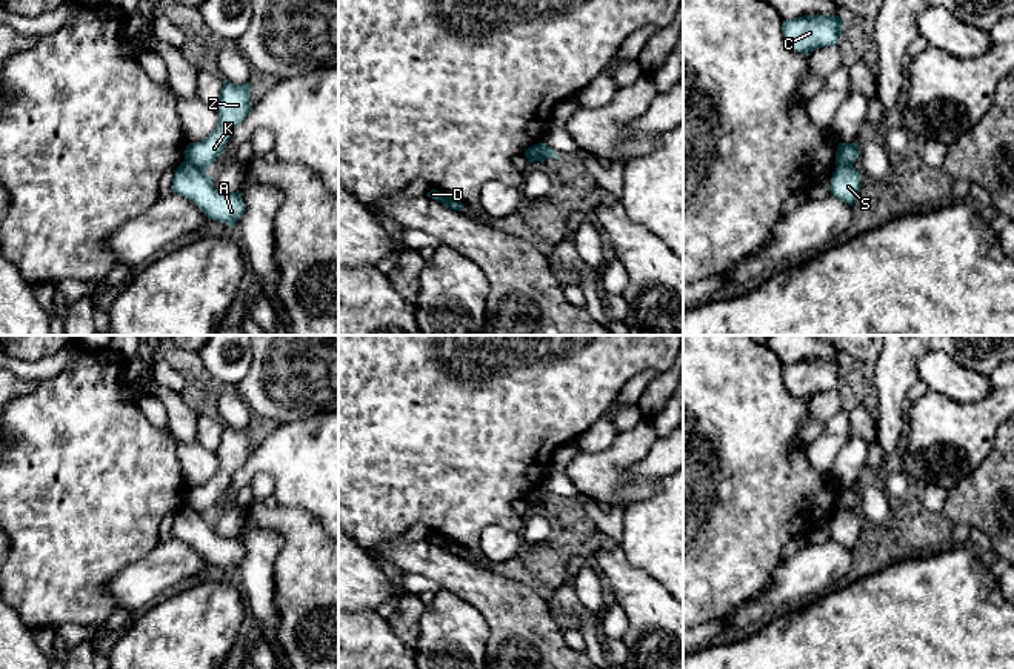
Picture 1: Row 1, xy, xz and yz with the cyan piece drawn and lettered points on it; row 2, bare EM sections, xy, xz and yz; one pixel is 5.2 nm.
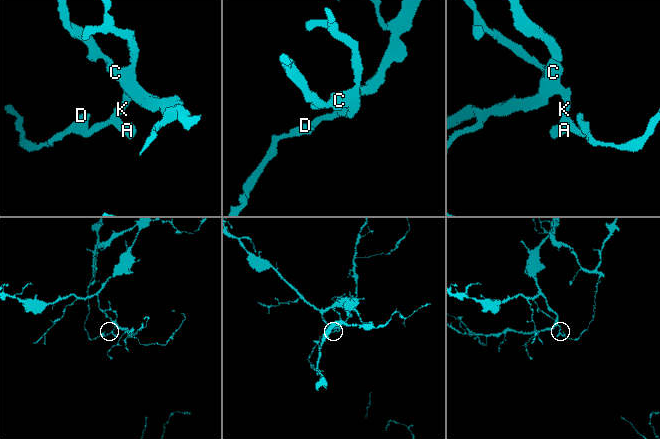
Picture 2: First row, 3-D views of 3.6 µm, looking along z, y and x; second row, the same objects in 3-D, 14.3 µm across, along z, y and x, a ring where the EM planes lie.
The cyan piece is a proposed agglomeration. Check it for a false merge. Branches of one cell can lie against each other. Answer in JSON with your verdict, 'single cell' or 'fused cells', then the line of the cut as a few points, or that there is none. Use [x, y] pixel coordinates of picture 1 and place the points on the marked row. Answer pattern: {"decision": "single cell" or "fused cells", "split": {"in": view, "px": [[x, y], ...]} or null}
{"decision": "fused cells", "split": {"in": "xy", "px": [[185, 159], [203, 173]]}}

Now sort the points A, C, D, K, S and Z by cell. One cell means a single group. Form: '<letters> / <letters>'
A D S / C K Z

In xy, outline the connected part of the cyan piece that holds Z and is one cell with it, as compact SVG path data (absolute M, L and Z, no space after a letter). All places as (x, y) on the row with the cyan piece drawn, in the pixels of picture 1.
M223 80L222 97L214 106L218 115L217 128L202 141L189 143L185 149L185 160L198 171L208 171L223 152L232 131L246 118L251 108L251 86L235 85Z

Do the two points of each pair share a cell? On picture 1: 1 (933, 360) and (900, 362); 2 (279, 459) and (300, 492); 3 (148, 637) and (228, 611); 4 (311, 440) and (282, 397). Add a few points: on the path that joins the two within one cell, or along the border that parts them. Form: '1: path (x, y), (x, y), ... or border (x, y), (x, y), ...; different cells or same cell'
1: border (928, 351), (917, 363), (917, 379); different cells
2: path (286, 466), (300, 480), (300, 485); same cell
3: path (168, 637), (185, 637), (208, 614); same cell
4: border (322, 411), (310, 417), (279, 423); different cells

